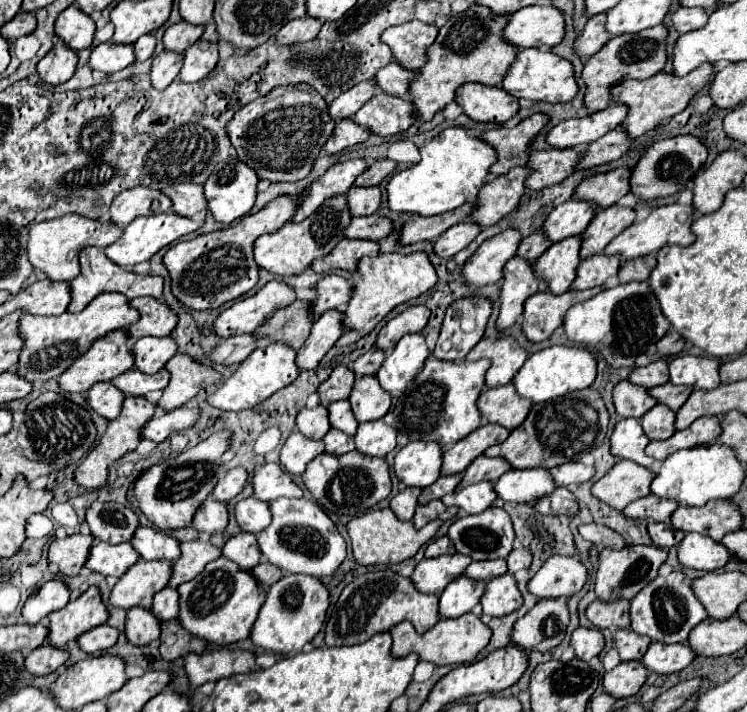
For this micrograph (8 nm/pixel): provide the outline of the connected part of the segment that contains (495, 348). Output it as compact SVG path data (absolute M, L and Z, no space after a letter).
M500 335L496 339L484 337L482 341L478 341L478 345L466 355L466 359L468 361L490 359L492 367L486 373L486 385L498 387L498 385L506 385L514 379L518 369L528 359L528 353L516 343L514 337Z

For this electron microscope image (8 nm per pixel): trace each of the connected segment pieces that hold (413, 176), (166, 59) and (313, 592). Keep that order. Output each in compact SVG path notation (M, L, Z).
M452 127L444 129L424 147L420 147L420 157L420 163L392 175L388 181L386 201L390 211L432 217L474 201L480 187L484 185L488 167L492 167L496 161L496 151L488 143L476 137L468 137L464 127Z
M162 51L158 57L154 57L152 71L150 71L152 85L156 89L166 89L178 77L182 61L184 61L184 55L174 51Z
M284 575L268 589L268 597L252 629L252 641L256 647L262 647L272 653L298 653L304 643L320 631L328 609L328 589L320 579L310 575Z

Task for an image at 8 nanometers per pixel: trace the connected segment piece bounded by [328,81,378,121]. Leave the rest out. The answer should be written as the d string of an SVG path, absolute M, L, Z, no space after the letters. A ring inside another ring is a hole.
M364 81L364 83L358 83L356 87L352 87L350 91L342 93L338 99L334 99L328 107L328 113L332 115L334 121L340 121L340 119L350 119L368 99L372 99L372 95L376 95L378 89L372 81Z

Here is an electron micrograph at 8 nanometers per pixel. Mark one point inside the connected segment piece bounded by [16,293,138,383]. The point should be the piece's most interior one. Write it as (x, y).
(51, 344)

